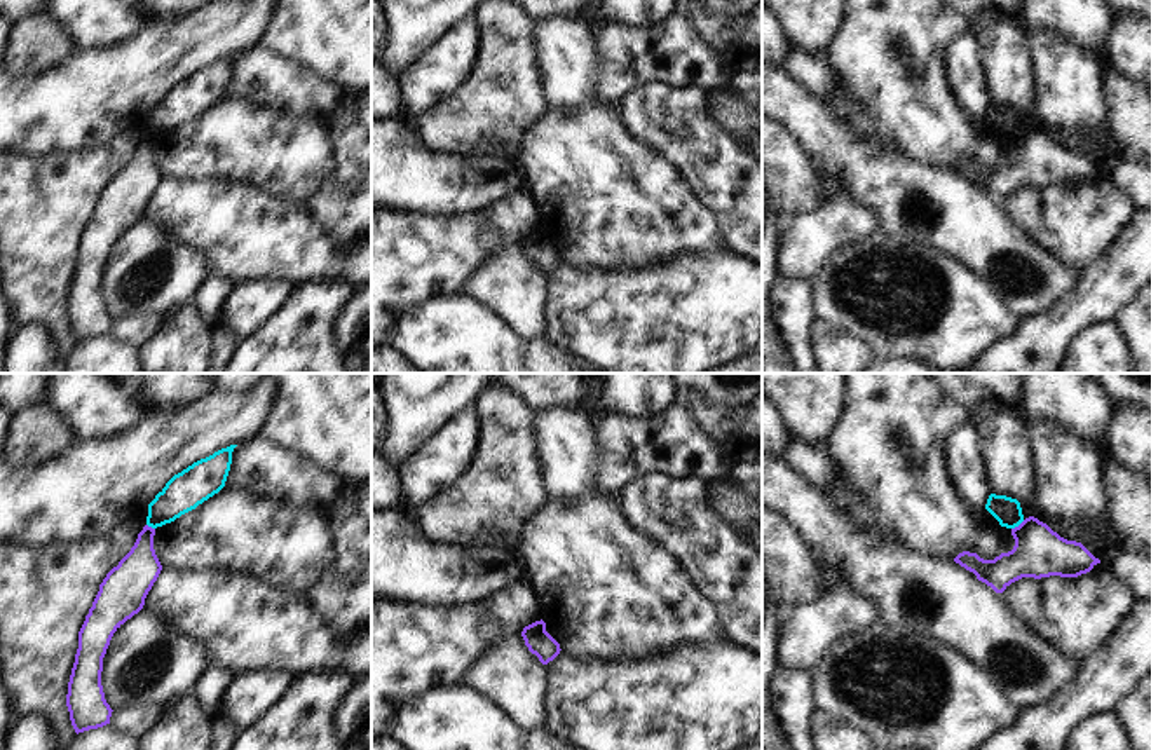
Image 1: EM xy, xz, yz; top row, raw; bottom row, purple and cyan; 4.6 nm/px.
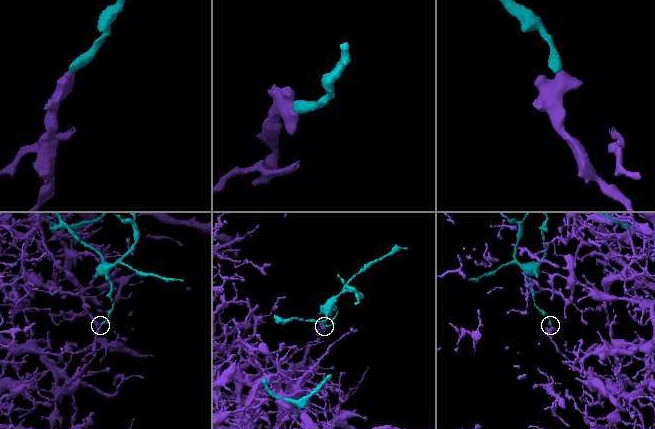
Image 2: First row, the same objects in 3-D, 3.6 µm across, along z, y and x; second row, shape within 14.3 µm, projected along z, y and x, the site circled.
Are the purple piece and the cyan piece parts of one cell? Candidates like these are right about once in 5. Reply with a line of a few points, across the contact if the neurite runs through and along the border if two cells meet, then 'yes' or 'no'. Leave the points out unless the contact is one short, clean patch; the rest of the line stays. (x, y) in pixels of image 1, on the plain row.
line yz (1024, 129), (1012, 138); no

